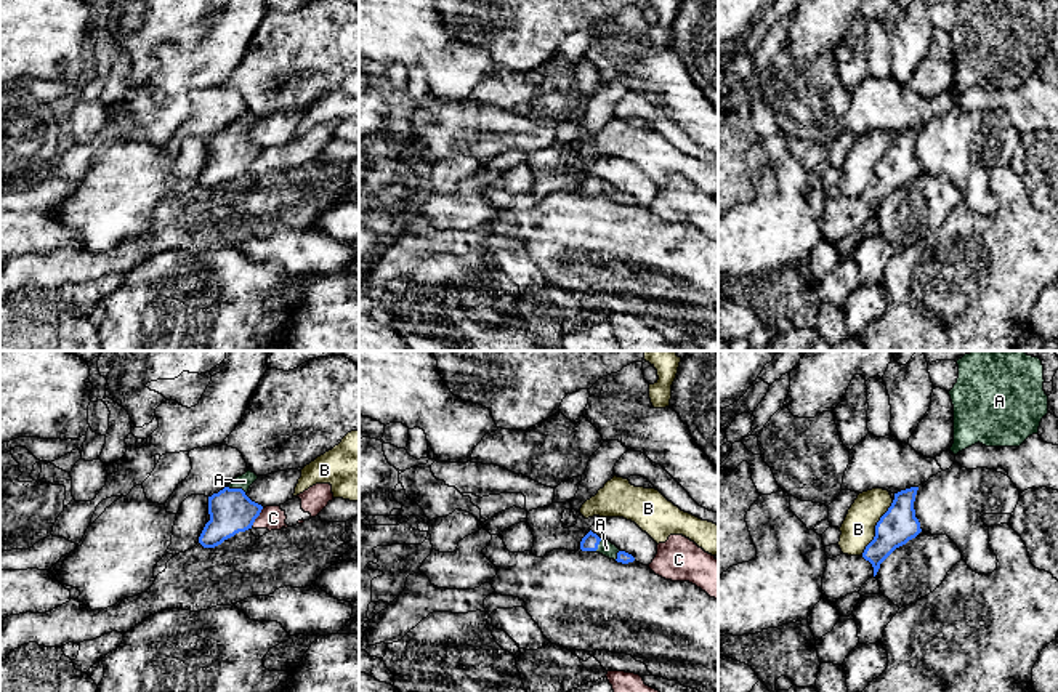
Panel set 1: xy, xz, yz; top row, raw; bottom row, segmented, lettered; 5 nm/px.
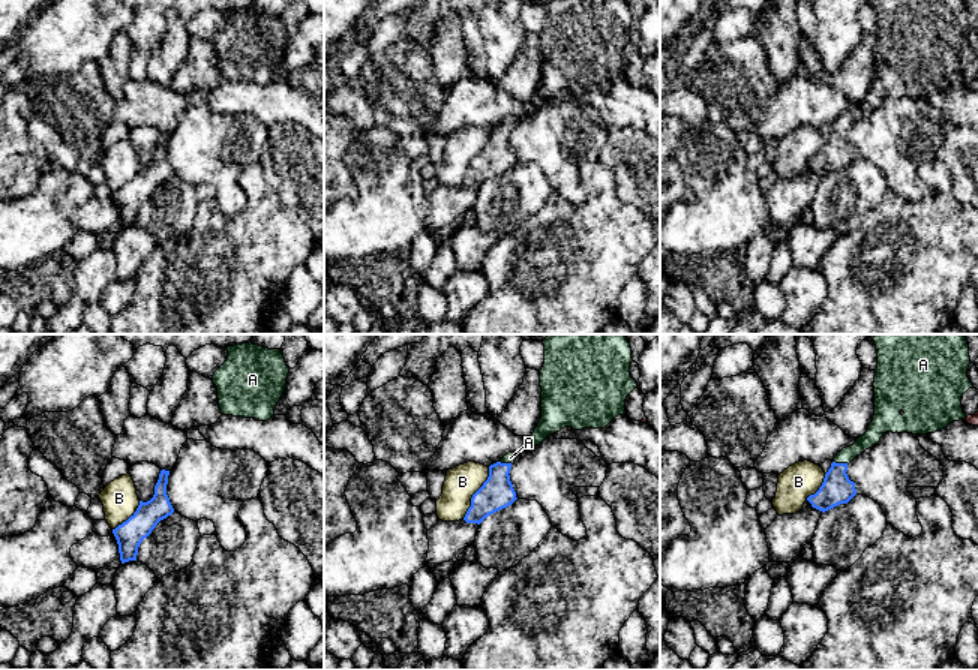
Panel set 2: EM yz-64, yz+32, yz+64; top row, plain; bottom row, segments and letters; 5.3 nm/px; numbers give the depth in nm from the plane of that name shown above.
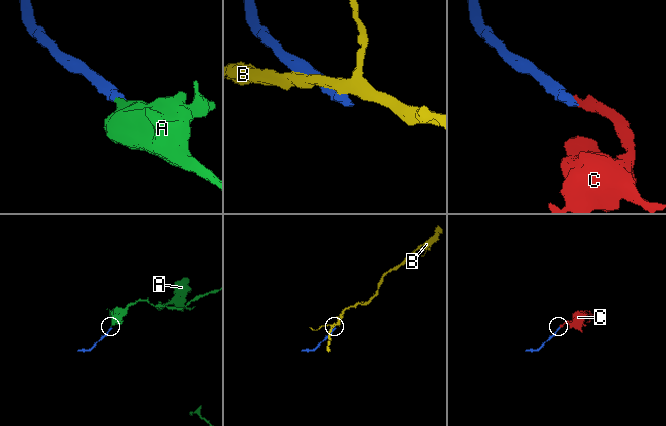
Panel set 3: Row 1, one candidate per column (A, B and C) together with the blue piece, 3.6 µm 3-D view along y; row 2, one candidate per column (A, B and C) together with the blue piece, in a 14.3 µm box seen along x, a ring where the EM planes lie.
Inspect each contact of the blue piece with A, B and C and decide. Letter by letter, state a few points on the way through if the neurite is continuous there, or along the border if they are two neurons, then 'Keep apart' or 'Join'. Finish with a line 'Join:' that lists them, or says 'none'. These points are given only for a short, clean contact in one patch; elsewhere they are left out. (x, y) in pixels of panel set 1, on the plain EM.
A: Path across: xz (590, 183), (597, 189), (606, 189). Join
B: Keep apart
C: Boundary: xy (263, 149), (250, 167). Keep apart
Join: A

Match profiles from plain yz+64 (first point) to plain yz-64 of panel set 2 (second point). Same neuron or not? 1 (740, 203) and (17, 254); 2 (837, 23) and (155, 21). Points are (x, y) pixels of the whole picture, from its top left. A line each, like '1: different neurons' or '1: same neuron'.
1: same neuron
2: different neurons

